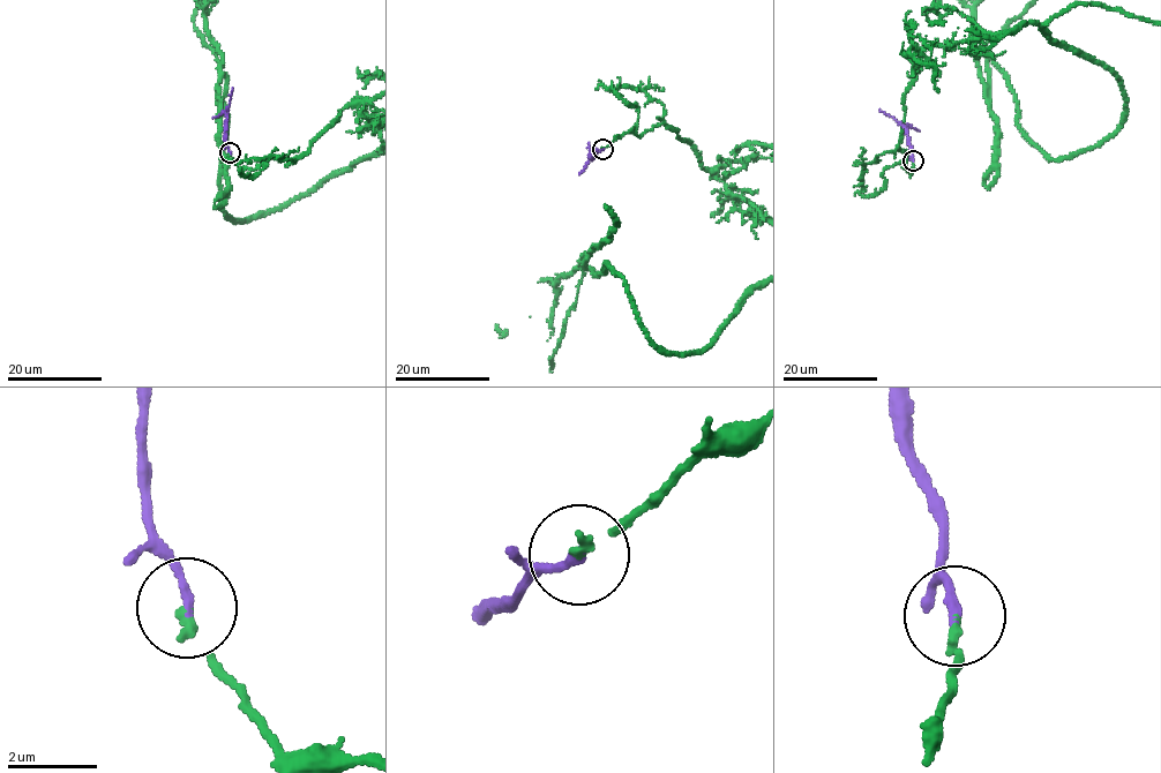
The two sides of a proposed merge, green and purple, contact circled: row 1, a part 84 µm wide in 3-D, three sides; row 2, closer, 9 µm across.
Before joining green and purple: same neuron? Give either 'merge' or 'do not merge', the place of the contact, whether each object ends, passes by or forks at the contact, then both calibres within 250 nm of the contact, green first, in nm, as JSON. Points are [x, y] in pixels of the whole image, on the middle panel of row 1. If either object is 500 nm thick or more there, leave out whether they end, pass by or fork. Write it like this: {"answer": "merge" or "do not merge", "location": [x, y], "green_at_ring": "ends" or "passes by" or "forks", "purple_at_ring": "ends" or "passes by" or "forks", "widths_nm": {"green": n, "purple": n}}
{"answer": "merge", "location": [603, 149], "green_at_ring": "ends", "purple_at_ring": "ends", "widths_nm": {"green": 190, "purple": 200}}

